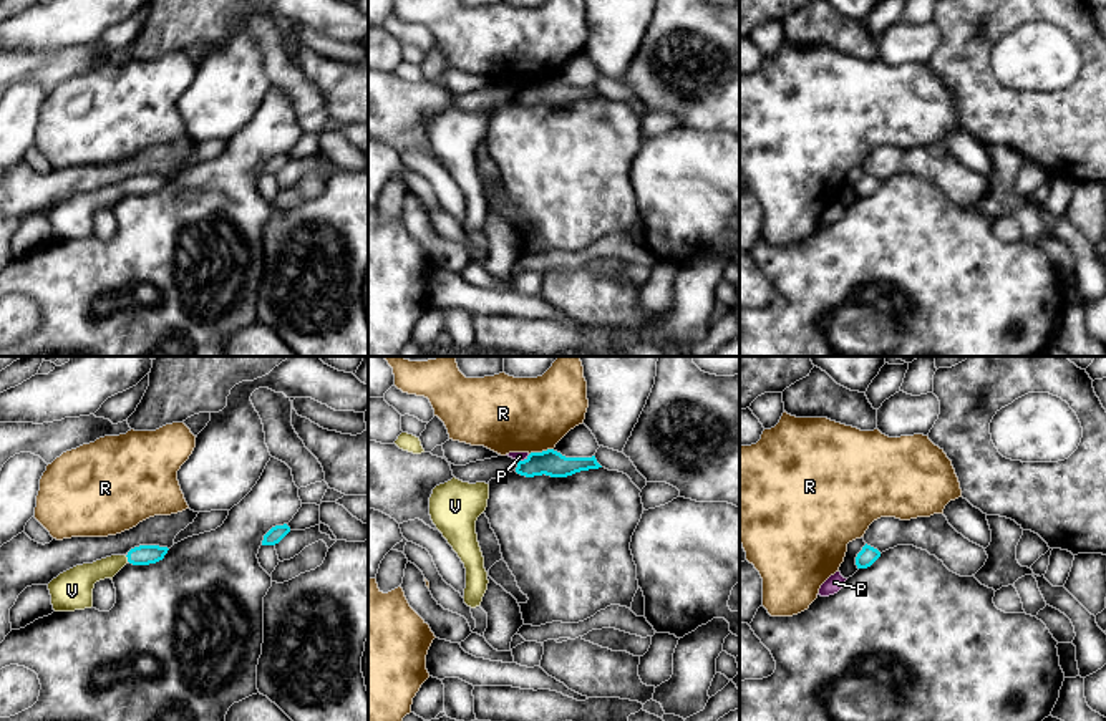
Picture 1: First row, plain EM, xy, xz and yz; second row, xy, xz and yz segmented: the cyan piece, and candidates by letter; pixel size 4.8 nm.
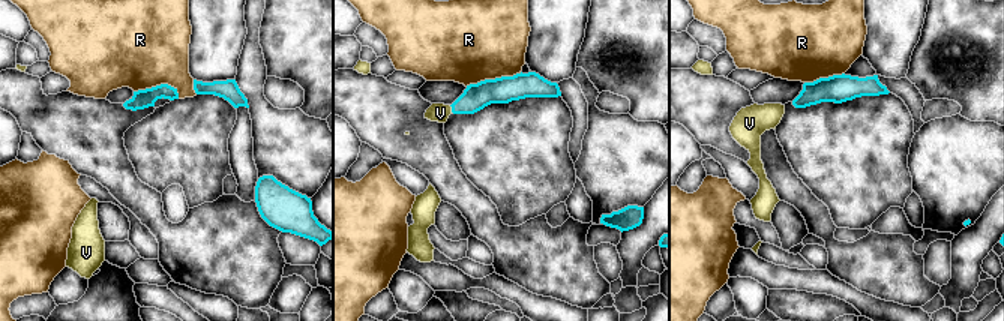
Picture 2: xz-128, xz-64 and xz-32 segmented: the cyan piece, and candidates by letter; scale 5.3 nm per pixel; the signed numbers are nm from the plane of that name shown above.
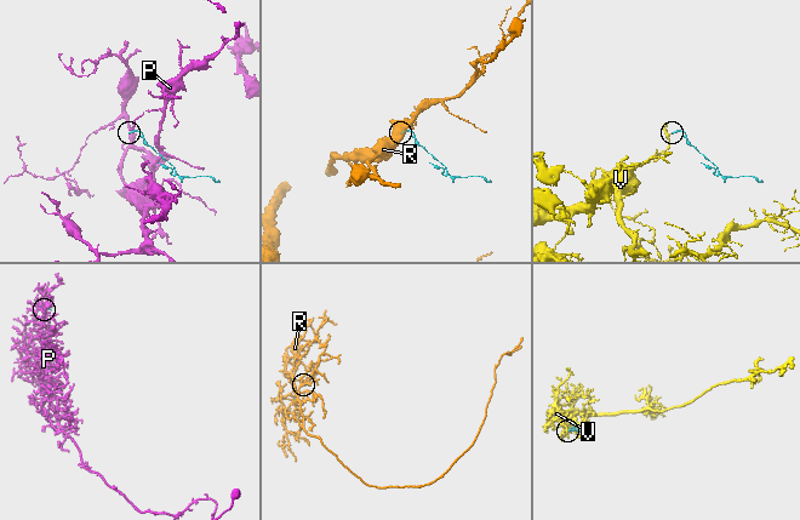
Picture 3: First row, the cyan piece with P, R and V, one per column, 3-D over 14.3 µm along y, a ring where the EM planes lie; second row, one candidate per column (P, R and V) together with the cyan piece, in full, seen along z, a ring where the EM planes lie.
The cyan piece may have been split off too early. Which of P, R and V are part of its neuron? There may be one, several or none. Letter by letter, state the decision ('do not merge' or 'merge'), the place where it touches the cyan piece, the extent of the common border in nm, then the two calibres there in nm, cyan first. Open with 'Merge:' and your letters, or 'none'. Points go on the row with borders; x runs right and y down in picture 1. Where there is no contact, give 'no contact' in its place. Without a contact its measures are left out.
Merge: V
P: do not merge; contact xz (524, 459); length 70 nm; calibres 130 and 50 nm
R: do not merge; contact xz (543, 451); length 120 nm; calibres 130 and 360 nm
V: merge; contact xy (128, 559); length 40 nm; calibres 100 and 140 nm

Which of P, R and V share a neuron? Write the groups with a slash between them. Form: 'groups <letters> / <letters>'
groups P / R / V

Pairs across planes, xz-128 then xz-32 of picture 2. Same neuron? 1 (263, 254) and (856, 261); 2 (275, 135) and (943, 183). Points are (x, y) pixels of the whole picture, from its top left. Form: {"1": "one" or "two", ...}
{"1": "one", "2": "one"}

